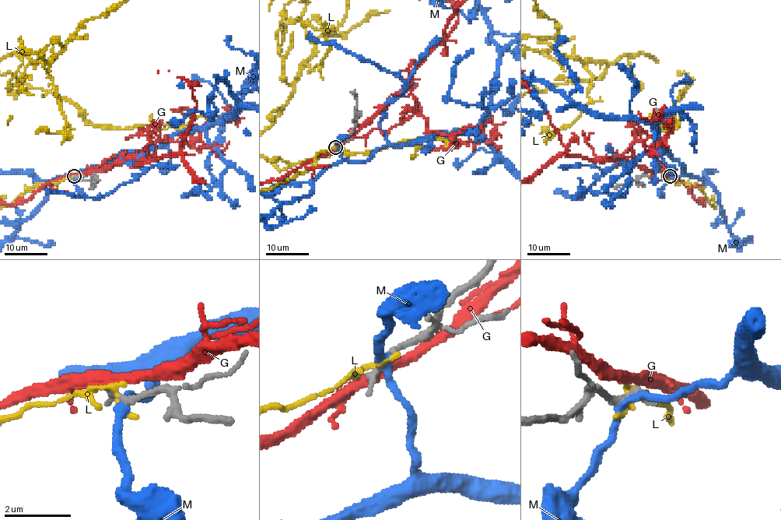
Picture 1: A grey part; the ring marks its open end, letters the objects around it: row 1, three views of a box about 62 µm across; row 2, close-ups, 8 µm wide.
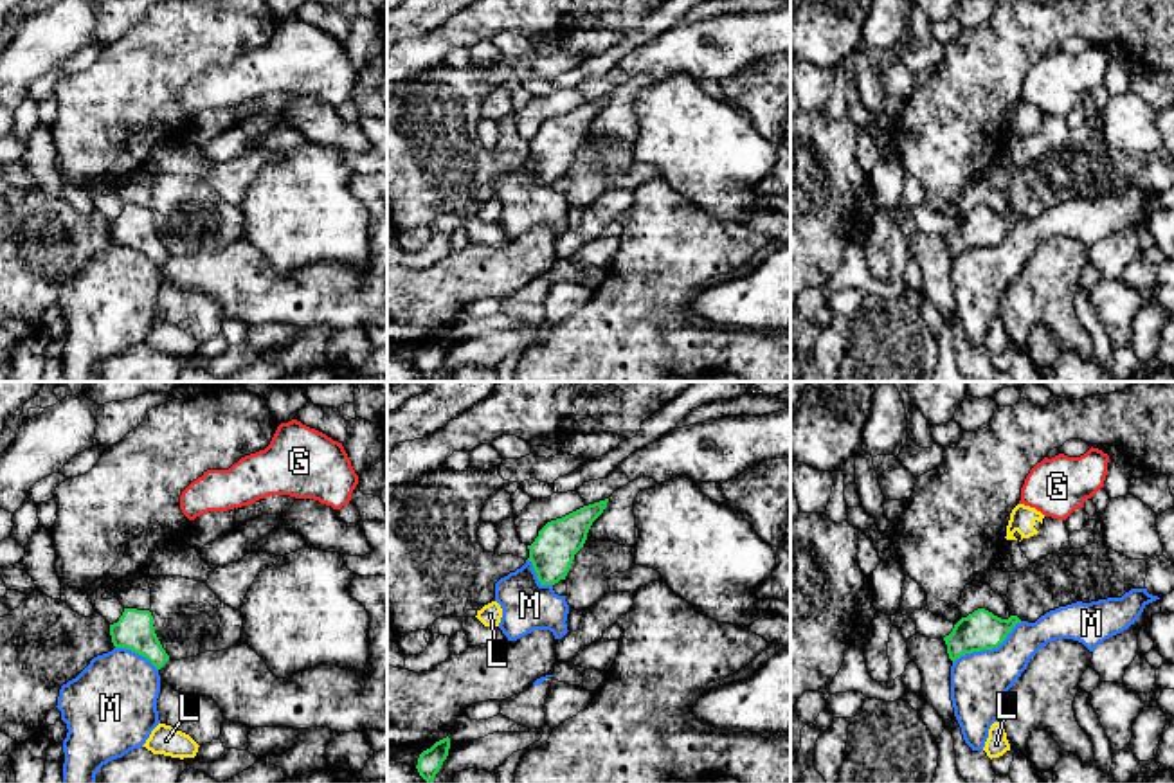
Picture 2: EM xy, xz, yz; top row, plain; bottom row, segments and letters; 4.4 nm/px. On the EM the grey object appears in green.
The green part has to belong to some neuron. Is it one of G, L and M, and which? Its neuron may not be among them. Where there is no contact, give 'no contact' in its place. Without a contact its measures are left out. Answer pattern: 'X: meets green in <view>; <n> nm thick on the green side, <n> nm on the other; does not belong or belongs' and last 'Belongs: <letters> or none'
G: no contact; does not belong
L: no contact; does not belong
M: meets green in yz; 180 nm thick on the green side, 260 nm on the other; does not belong
Belongs: none

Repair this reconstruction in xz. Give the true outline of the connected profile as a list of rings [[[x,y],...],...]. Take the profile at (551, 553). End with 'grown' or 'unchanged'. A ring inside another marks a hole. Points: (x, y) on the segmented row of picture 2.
[[[609,499],[583,506],[562,518],[547,522],[529,549],[529,562],[540,585],[565,580],[574,554],[583,547],[592,522],[603,513]]]; unchanged

